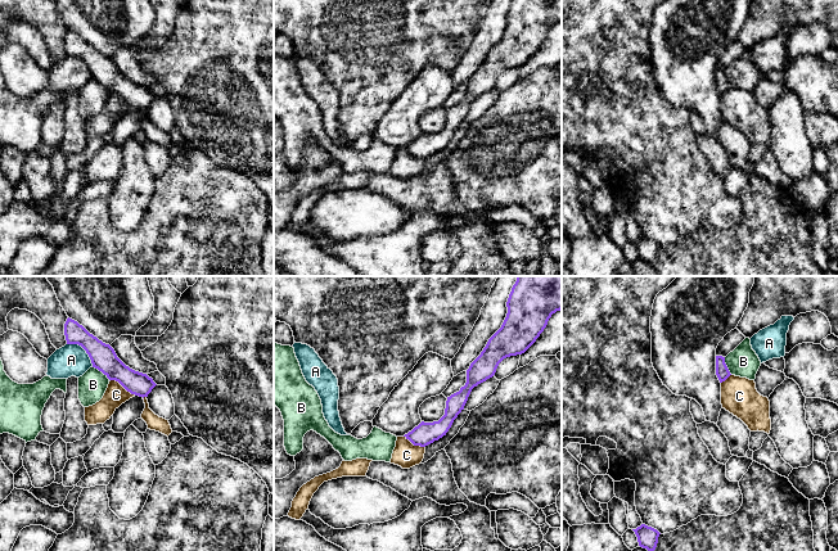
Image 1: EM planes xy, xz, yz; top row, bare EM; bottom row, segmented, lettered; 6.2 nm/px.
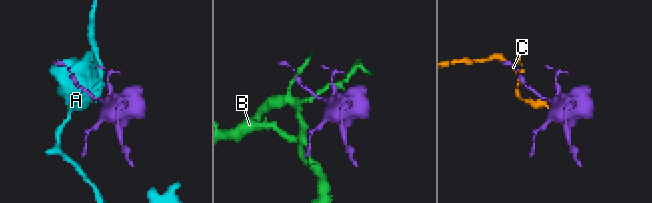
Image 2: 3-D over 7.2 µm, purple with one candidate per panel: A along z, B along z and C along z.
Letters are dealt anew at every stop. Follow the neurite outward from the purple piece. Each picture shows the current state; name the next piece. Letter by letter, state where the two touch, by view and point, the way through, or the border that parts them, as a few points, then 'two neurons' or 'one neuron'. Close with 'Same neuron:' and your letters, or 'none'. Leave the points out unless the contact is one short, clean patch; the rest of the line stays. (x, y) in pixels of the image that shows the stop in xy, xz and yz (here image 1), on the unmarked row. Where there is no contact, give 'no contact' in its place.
A: xy (84, 61) | along xy (67, 55), (77, 55), (85, 63), (93, 78) | two neurons
B: xy (102, 84) | along xy (93, 78), (109, 91) | two neurons
C: xy (124, 99) | along xy (111, 91), (115, 91), (135, 107) | two neurons
Same neuron: none

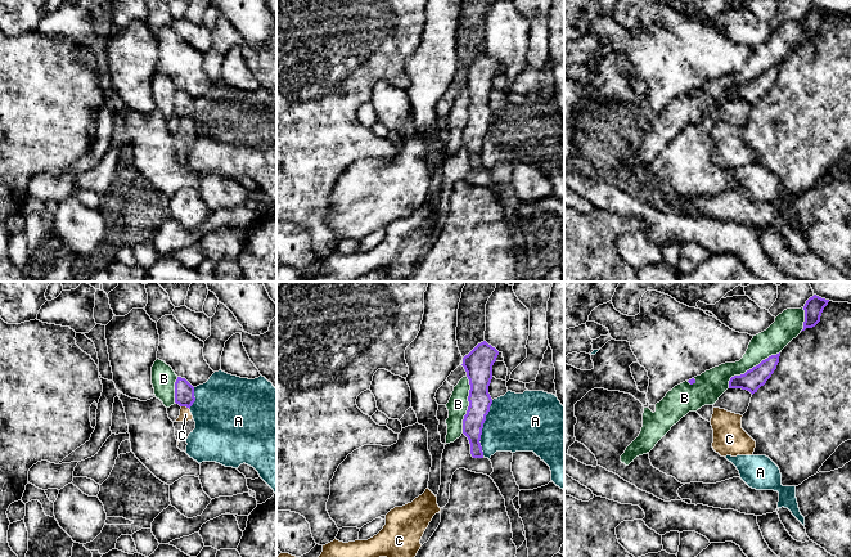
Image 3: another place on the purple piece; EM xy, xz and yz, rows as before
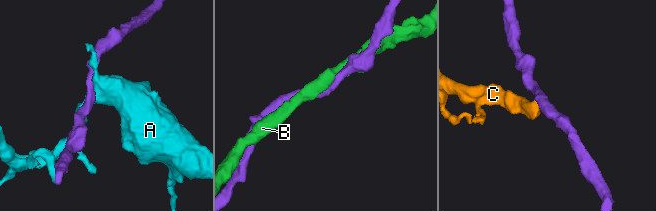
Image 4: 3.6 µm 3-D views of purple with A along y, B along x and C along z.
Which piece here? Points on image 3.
A: xz (482, 139) | along xz (492, 112), (480, 152), (482, 167) | two neurons
B: yz (750, 81) | two neurons
C: xy (185, 117) | along xy (181, 117), (189, 121) | two neurons
Same neuron: none

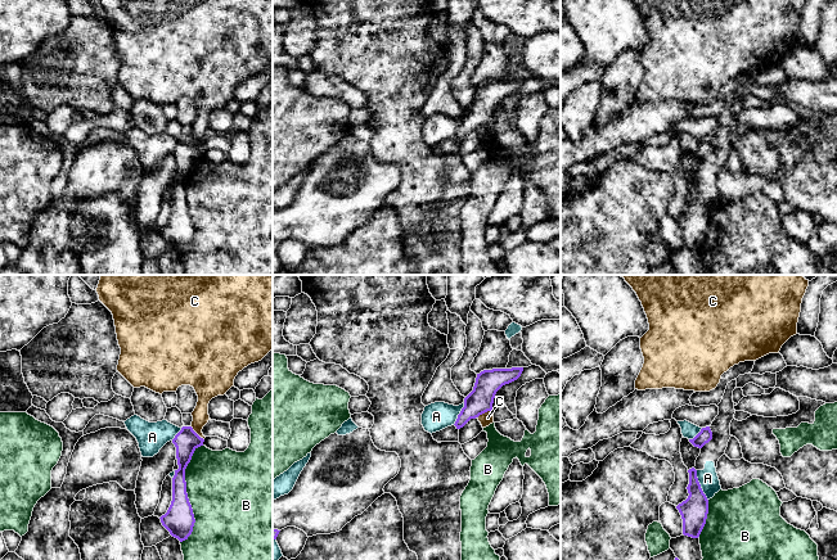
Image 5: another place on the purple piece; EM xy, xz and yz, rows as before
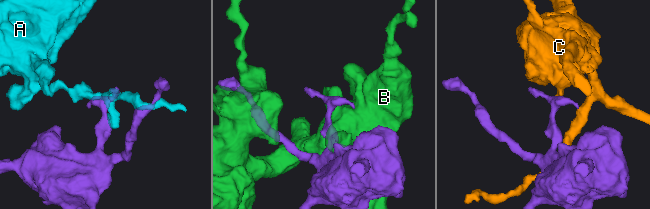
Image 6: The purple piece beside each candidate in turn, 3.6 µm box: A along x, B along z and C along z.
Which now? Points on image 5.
A: yz (700, 198) | two neurons
B: xy (187, 206) | two neurons
C: xy (196, 145) | along xy (190, 138), (203, 152) | two neurons
Same neuron: none

